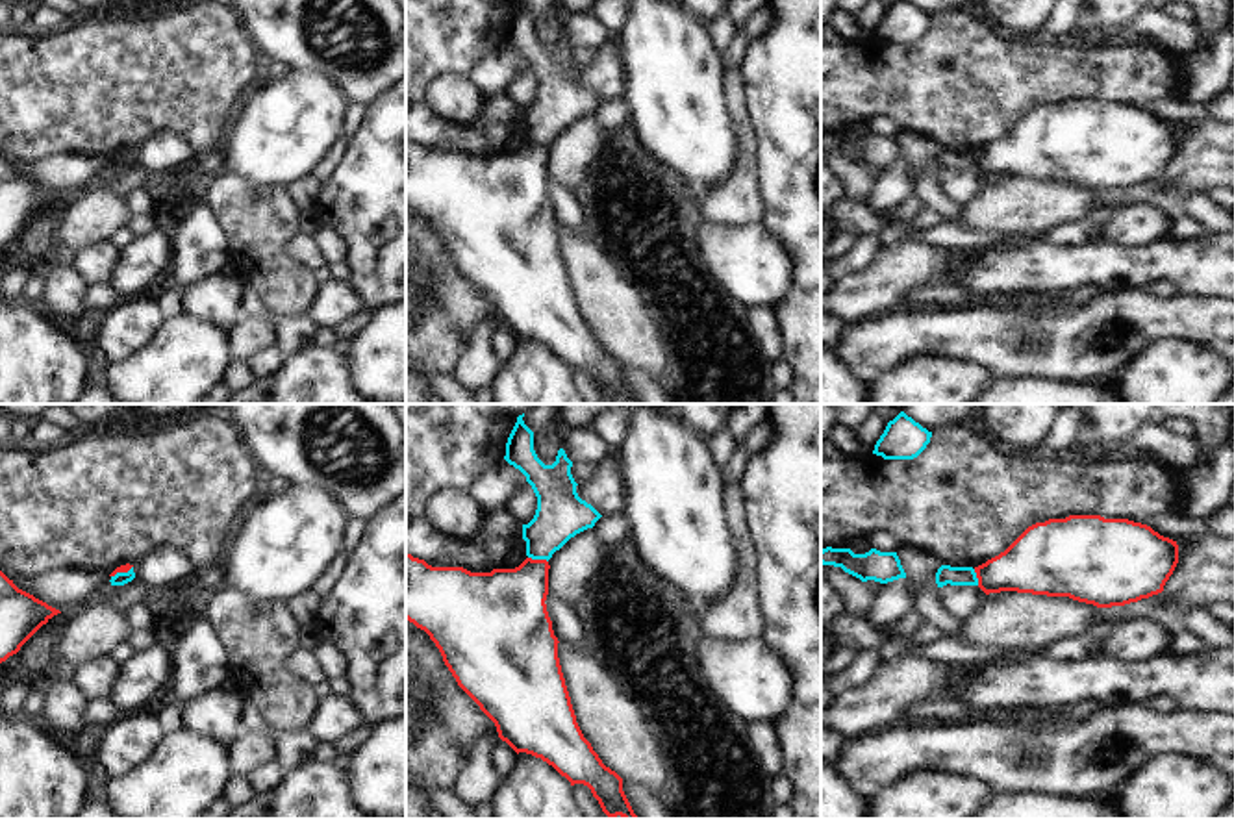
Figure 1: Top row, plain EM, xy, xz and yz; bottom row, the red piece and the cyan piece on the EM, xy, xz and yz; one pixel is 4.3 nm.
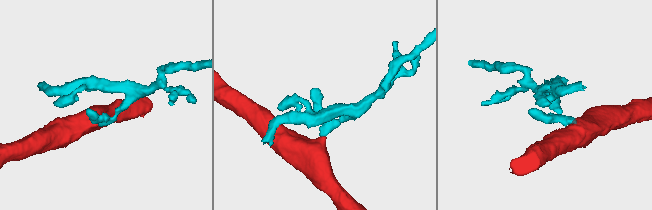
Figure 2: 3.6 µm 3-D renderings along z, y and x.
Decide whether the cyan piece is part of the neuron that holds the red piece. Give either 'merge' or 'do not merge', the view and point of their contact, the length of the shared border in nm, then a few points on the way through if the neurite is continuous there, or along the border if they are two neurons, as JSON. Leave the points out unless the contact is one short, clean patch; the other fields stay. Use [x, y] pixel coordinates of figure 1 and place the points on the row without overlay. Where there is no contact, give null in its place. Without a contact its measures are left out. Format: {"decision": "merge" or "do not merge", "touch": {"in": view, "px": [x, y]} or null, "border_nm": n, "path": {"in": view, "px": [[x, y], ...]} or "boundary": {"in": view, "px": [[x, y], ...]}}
{"decision": "do not merge", "touch": {"in": "xz", "px": [538, 145]}, "border_nm": 90, "boundary": {"in": "xz", "px": [[528, 141], [547, 147]]}}

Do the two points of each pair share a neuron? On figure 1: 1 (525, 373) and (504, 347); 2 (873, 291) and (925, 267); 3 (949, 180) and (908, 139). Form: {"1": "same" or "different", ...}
{"1": "different", "2": "same", "3": "different"}

